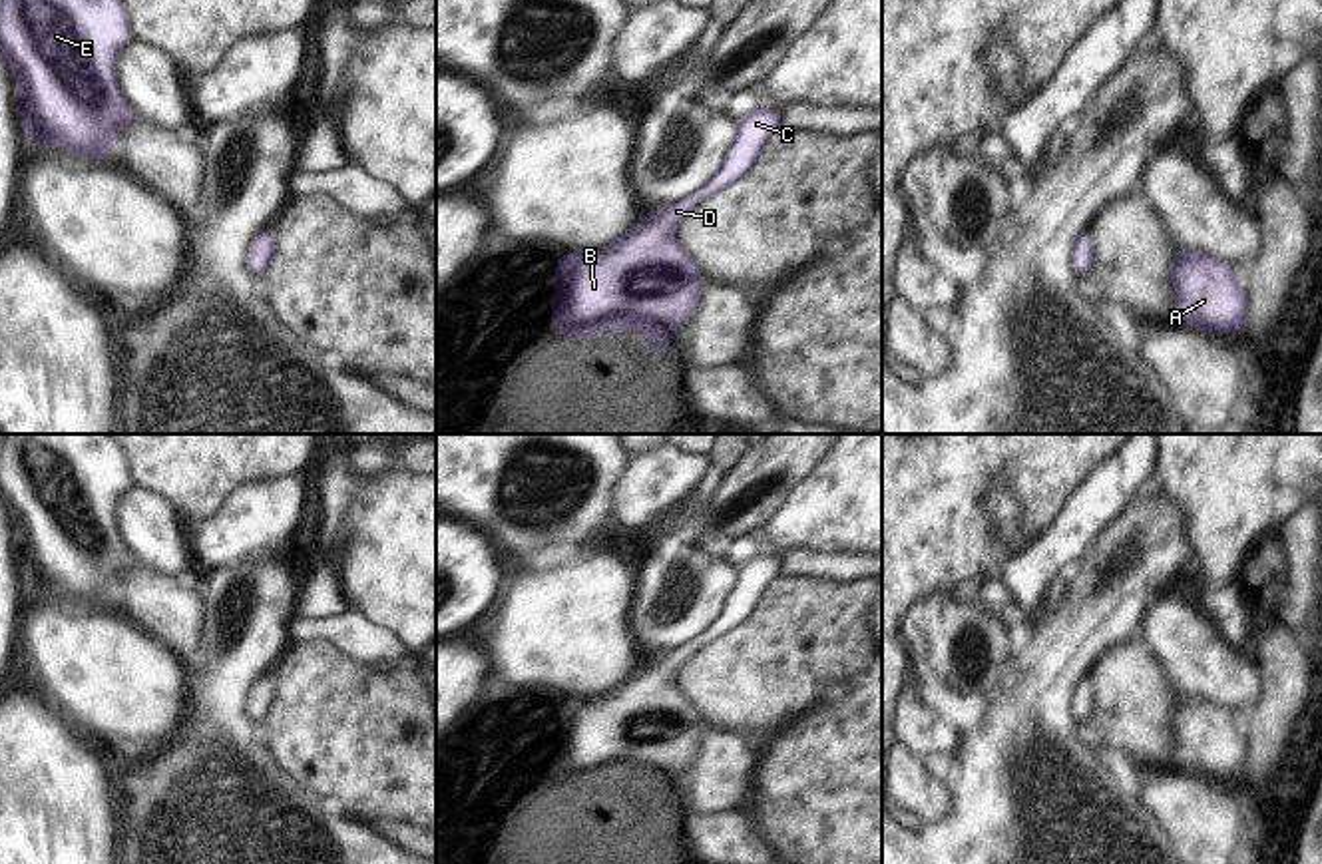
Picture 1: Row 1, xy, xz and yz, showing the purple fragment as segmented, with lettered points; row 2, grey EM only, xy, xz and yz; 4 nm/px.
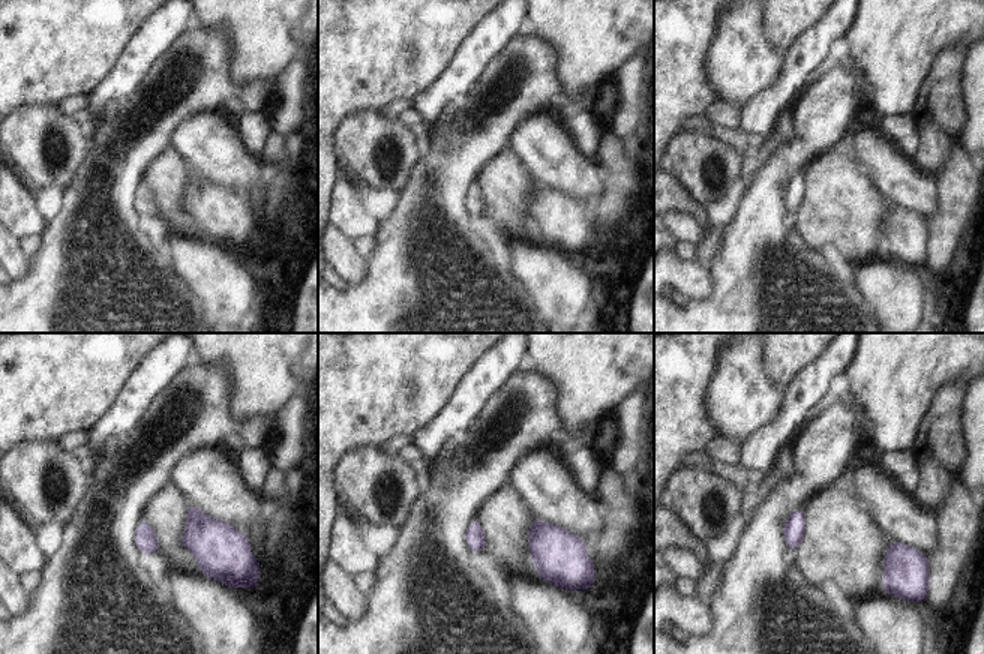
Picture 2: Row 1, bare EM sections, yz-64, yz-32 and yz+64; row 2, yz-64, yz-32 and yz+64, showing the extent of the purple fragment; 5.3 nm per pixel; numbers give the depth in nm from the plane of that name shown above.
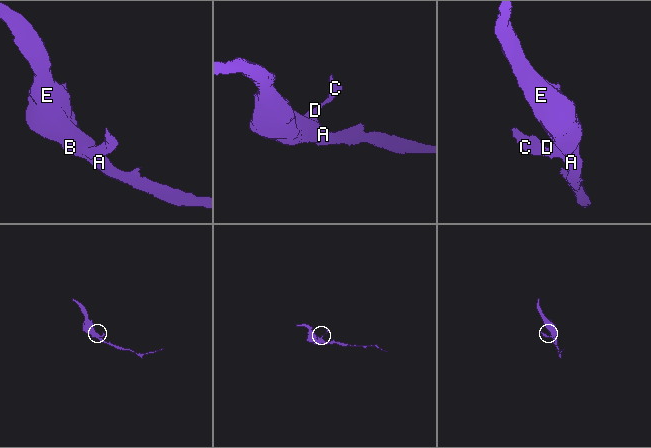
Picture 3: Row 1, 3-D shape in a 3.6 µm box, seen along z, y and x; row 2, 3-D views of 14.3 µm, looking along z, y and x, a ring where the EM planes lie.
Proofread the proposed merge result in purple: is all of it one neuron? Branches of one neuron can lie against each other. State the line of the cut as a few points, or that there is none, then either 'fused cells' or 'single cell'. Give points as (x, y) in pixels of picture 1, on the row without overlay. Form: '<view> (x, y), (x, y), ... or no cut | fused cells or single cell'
no cut | single cell

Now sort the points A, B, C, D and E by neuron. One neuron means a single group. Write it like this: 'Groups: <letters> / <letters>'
Groups: A B C D E.

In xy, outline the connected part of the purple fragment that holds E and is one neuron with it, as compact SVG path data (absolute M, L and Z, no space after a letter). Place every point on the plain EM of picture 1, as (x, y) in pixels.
M6 434L0 440L0 502L16 524L28 593L62 591L111 605L117 573L135 565L113 516L127 488L127 462L108 434Z

